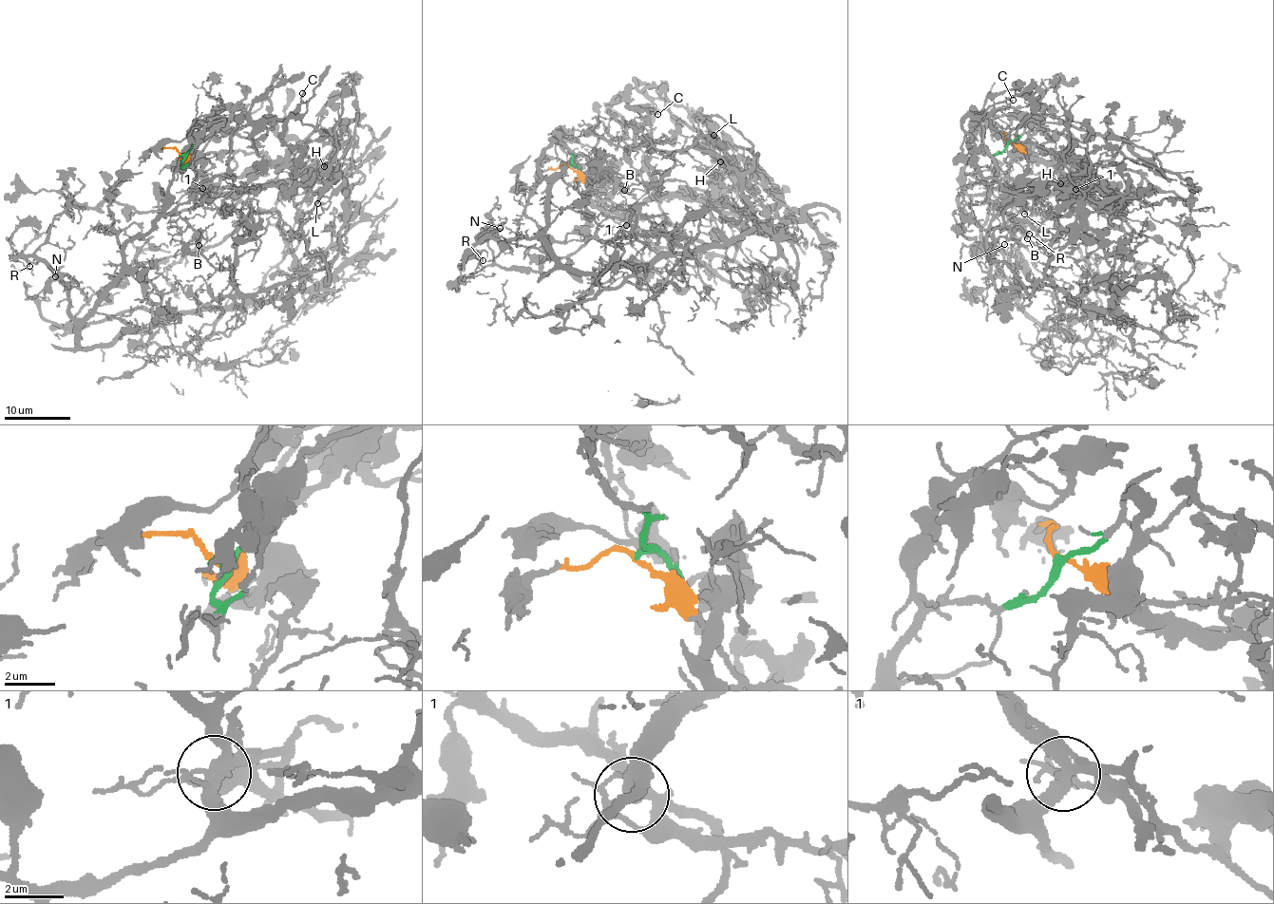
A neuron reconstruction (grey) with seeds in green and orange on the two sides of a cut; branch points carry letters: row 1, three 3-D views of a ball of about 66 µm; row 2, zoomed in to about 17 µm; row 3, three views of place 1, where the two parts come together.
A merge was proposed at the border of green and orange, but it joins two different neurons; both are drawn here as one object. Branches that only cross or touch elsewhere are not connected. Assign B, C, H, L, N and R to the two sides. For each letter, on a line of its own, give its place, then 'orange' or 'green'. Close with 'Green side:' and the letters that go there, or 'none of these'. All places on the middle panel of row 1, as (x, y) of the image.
B: at (624, 190); green
C: at (657, 114); orange
H: at (720, 161); orange
L: at (713, 135); green
N: at (500, 228); green
R: at (483, 260); green
Green side: B, L, N, R

